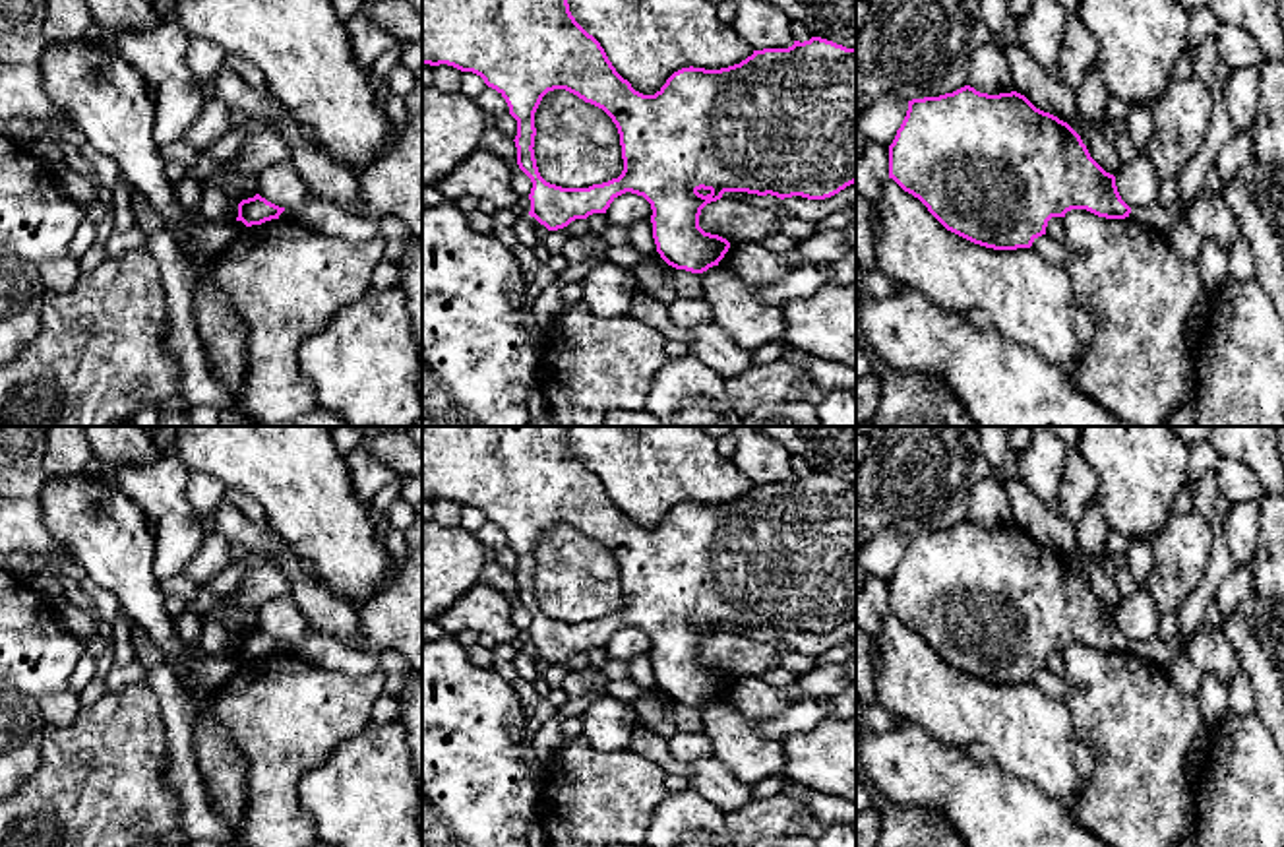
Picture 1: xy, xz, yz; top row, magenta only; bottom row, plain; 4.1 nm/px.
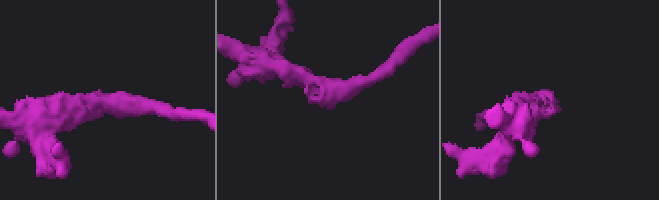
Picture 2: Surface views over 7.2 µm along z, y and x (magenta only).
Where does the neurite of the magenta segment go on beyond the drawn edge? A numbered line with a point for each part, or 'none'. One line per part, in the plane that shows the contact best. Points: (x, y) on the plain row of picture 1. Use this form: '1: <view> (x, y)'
none

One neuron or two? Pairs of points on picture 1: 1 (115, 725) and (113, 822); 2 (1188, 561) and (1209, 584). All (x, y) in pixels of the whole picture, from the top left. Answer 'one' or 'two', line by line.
1: one
2: two

